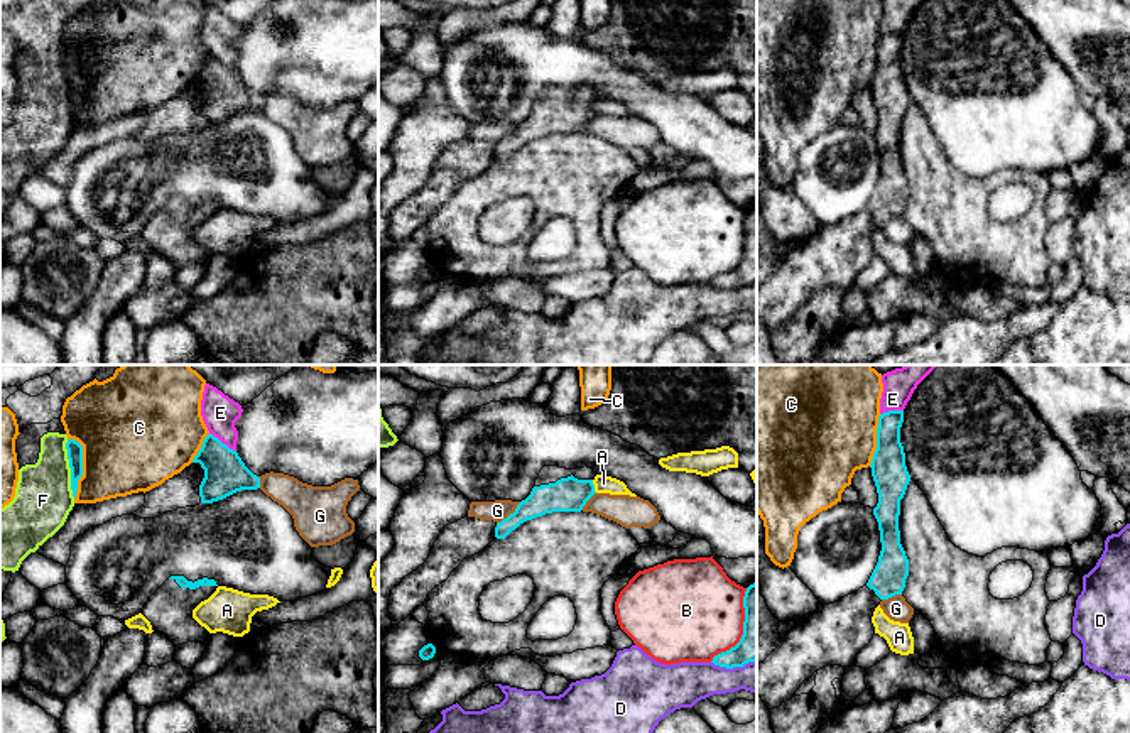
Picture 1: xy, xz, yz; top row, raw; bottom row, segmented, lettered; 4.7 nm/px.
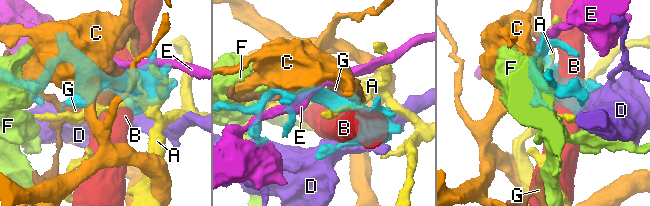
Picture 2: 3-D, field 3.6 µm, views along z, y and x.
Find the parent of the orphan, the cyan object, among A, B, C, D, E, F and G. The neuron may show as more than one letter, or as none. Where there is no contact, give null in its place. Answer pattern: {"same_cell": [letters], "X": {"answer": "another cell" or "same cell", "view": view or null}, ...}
{"same_cell": [], "A": {"answer": "another cell", "view": "xz"}, "B": {"answer": "another cell", "view": "xz"}, "C": {"answer": "another cell", "view": "xy"}, "D": {"answer": "another cell", "view": "xz"}, "E": {"answer": "another cell", "view": "xy"}, "F": {"answer": "another cell", "view": "xy"}, "G": {"answer": "another cell", "view": "xz"}}

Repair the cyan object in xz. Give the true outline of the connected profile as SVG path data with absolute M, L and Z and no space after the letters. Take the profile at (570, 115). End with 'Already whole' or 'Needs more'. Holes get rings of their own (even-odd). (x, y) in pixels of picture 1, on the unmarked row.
M544 88L530 117L517 127L513 135L497 145L495 159L505 160L520 145L546 135L581 133L596 115L595 98L596 95L588 88L576 91Z. Needs more

